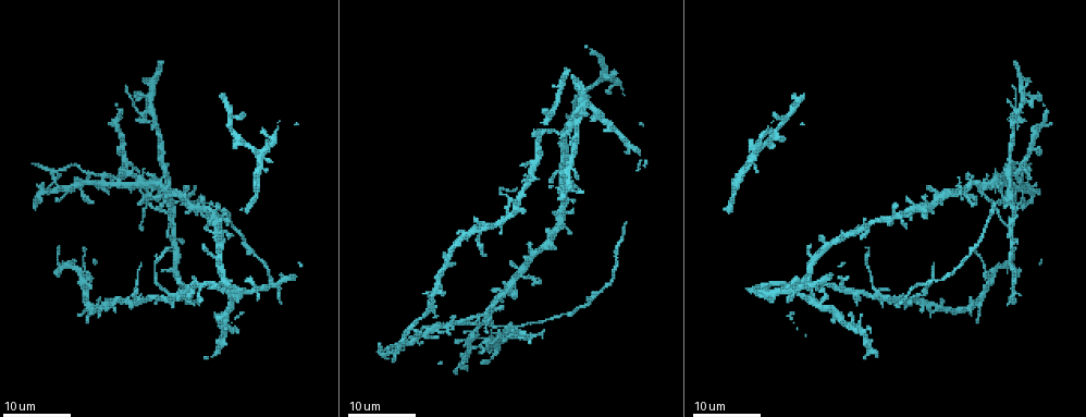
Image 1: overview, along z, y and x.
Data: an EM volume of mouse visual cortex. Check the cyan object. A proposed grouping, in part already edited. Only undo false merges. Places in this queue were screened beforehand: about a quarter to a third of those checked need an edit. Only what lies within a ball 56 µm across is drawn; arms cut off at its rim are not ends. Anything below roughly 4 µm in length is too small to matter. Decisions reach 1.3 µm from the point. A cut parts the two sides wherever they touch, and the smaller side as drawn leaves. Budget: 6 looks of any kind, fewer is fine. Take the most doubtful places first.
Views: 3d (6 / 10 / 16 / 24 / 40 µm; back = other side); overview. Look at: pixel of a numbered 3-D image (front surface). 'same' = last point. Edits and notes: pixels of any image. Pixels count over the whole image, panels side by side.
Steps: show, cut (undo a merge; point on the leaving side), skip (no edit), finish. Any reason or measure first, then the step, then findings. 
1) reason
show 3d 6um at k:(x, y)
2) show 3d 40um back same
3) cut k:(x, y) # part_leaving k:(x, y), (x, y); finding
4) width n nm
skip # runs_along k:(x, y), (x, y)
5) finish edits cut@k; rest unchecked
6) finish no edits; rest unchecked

three arms meet
show 3d 24um at 1:(168, 296)

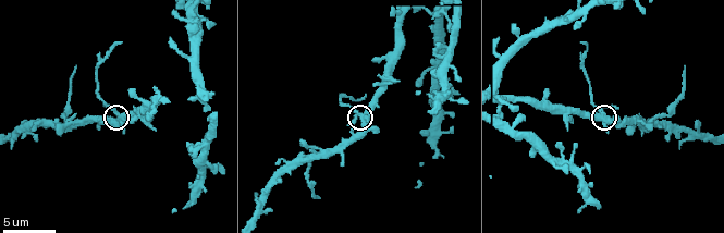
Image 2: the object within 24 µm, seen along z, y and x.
zoom in
show 3d 10um at 2:(605, 114)

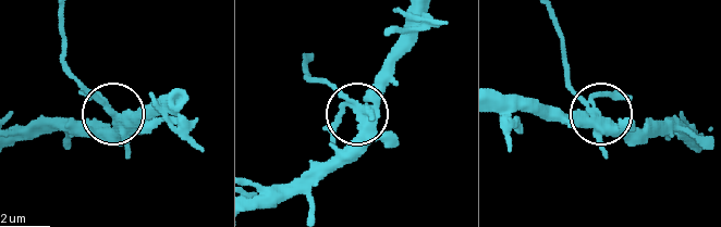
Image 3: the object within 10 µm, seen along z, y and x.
width 310 nm
cut 3:(129, 158) # part_leaving 3:(598, 120), (569, 78), (552, 10); two neurons meet here

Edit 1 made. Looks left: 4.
show overview

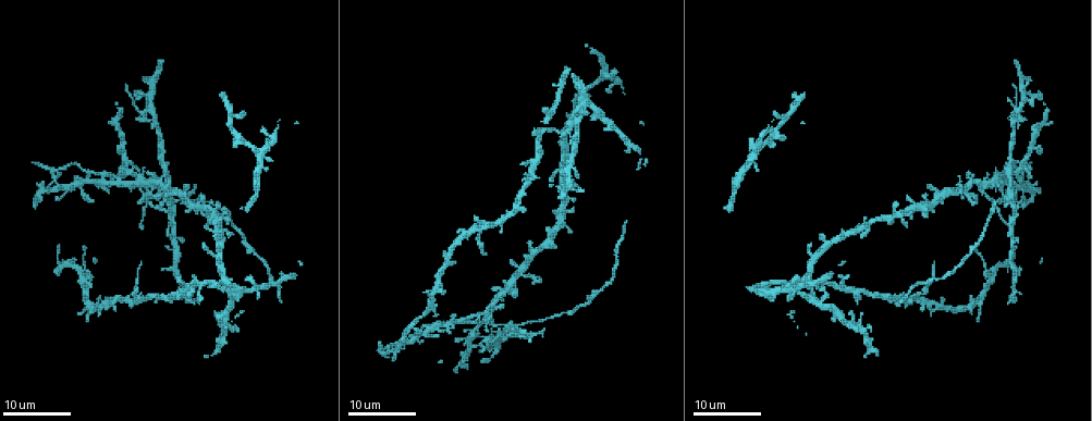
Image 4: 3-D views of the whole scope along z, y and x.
thin arm on a thick one
show 3d 24um at 4:(147, 189)

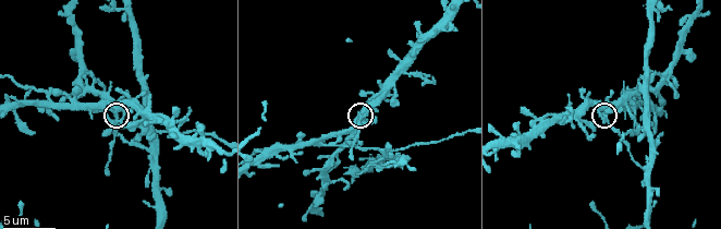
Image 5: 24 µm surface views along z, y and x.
show 3d 10um at 5:(118, 110)

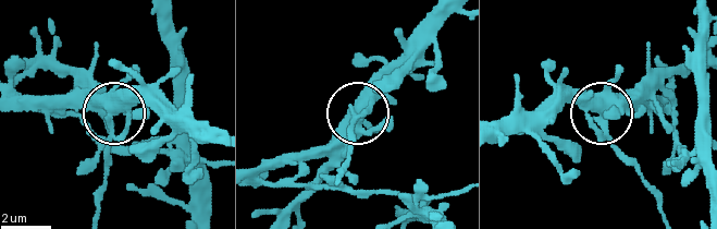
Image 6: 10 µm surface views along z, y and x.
width 330 nm
skip # runs_along 6:(456, 11), (356, 111), (350, 159); all the same neuron

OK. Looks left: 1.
finish edits cut@3; rest unchecked

